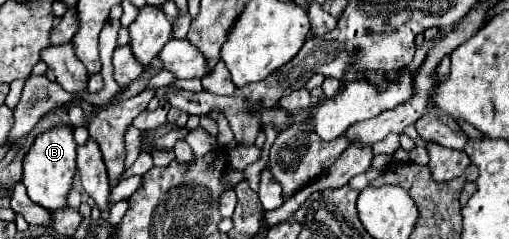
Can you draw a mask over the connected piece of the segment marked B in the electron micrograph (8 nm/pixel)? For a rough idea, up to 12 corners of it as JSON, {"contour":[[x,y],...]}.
{"contour":[[70,125],[36,137],[24,155],[28,197],[66,207],[76,173]]}

